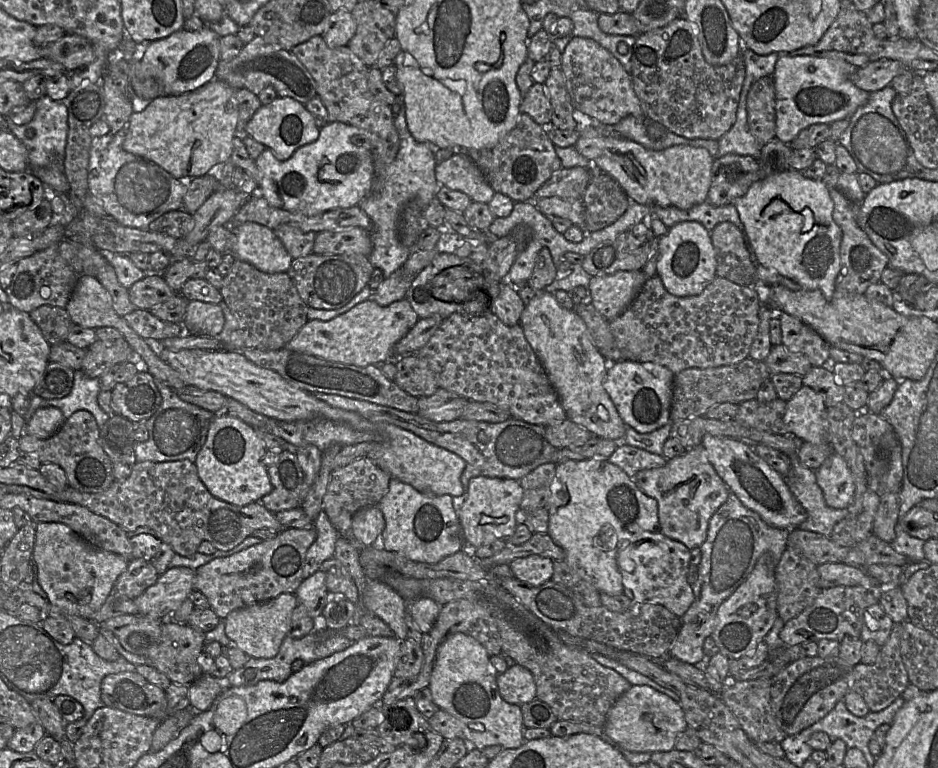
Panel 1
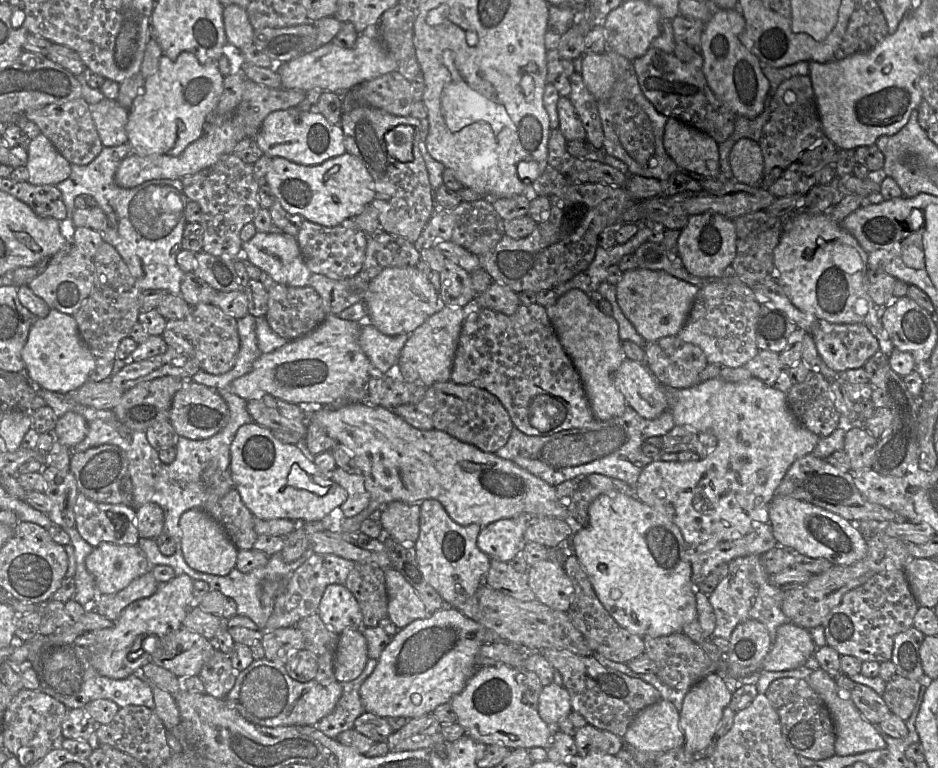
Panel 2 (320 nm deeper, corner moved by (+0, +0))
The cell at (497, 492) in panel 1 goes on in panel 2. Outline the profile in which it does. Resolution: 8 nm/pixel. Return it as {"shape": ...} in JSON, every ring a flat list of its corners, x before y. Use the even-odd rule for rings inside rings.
{"shape":[[519,515,482,527,477,537,478,548,491,559,508,563,522,550,525,531,533,518]]}

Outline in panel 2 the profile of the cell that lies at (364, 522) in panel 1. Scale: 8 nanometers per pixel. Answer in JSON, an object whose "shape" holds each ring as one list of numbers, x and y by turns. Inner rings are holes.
{"shape":[[395,501,382,507,378,514,384,537,414,545,419,536,419,504]]}

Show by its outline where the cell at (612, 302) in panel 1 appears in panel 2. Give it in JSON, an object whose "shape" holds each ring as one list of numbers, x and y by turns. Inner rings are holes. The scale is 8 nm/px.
{"shape":[[649,269,624,271,615,288,621,310,646,342,678,335,699,290,666,272]]}

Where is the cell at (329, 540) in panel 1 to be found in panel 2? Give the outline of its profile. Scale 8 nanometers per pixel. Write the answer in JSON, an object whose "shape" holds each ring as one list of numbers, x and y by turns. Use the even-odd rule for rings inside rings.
{"shape":[[311,553,307,560,285,579,285,590,274,602,264,633,293,627,302,618,317,614,325,588,330,584,344,585,355,564,335,555]]}

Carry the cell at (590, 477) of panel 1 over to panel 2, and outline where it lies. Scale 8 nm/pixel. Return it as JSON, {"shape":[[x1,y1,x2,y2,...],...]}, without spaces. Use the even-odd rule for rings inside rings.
{"shape":[[620,493,601,495,590,504,586,524,571,535,570,539,573,555,577,557,586,571,598,599,610,616,627,631,642,638,645,636,666,636,673,633,682,632,685,625,697,619,696,587,691,580,691,564,687,558,687,549,689,545,683,539,681,531,677,525,675,525,663,512,641,502,636,497,631,497]]}

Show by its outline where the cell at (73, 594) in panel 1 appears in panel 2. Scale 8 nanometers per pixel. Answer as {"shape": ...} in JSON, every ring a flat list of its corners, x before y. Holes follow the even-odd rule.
{"shape":[[101,543,87,556,85,565,93,576,97,594,113,594,151,569,138,545]]}

